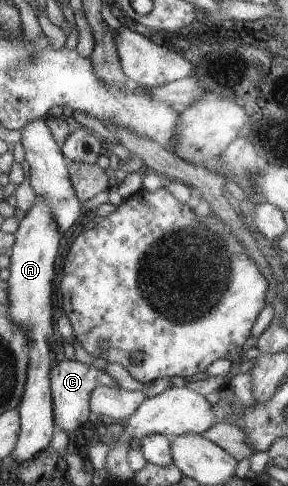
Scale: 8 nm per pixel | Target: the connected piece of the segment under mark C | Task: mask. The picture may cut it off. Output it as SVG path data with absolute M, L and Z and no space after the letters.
M61 360L52 370L52 395L56 424L65 432L72 433L79 428L93 425L94 414L91 408L93 390L99 387L115 388L117 382L107 372L93 365L74 360Z

